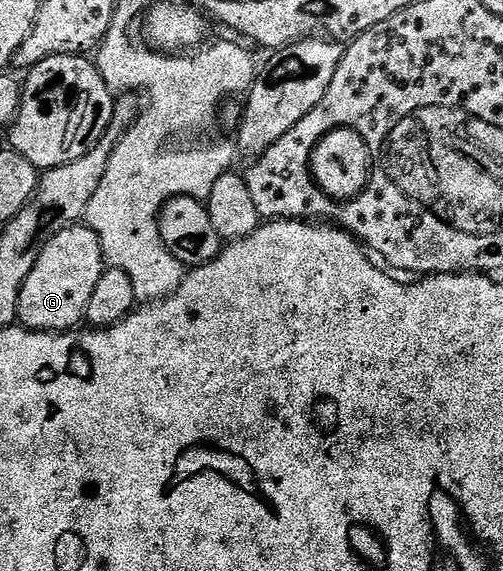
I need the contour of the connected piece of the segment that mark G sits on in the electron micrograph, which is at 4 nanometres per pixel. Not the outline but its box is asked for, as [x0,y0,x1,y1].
[16,225,106,331]

